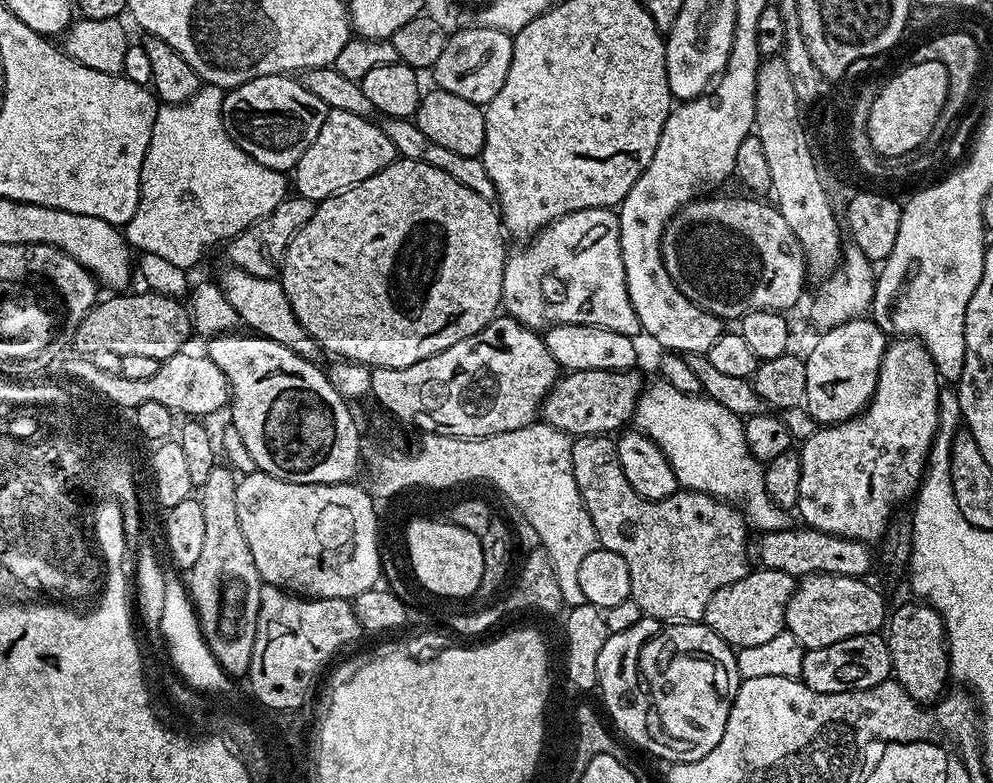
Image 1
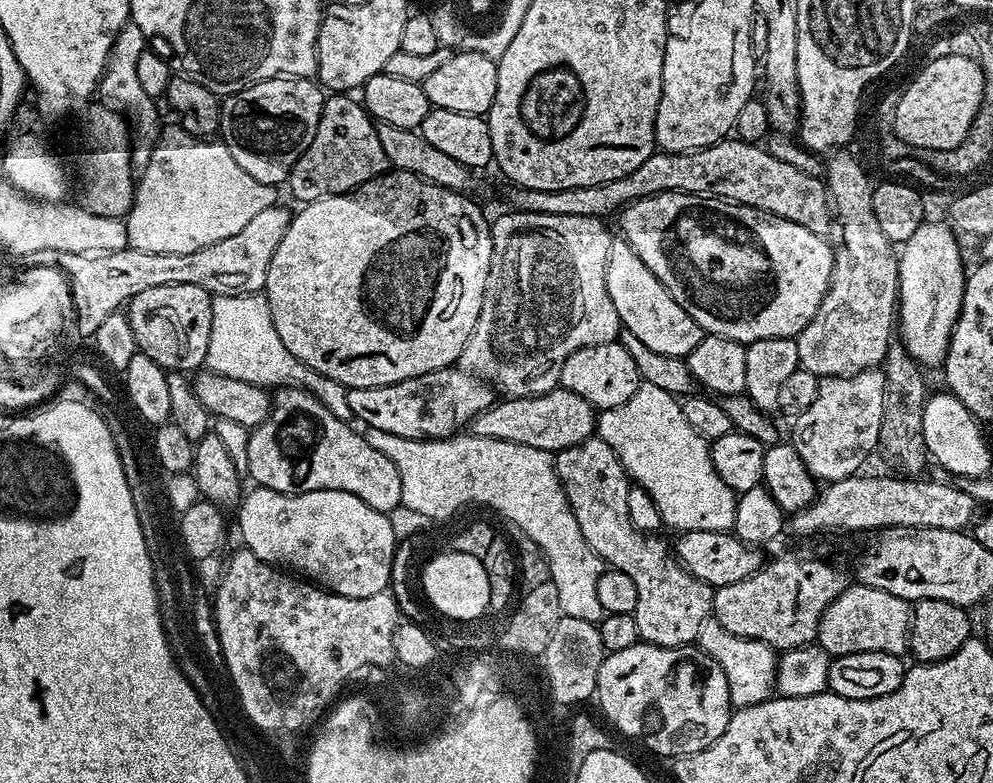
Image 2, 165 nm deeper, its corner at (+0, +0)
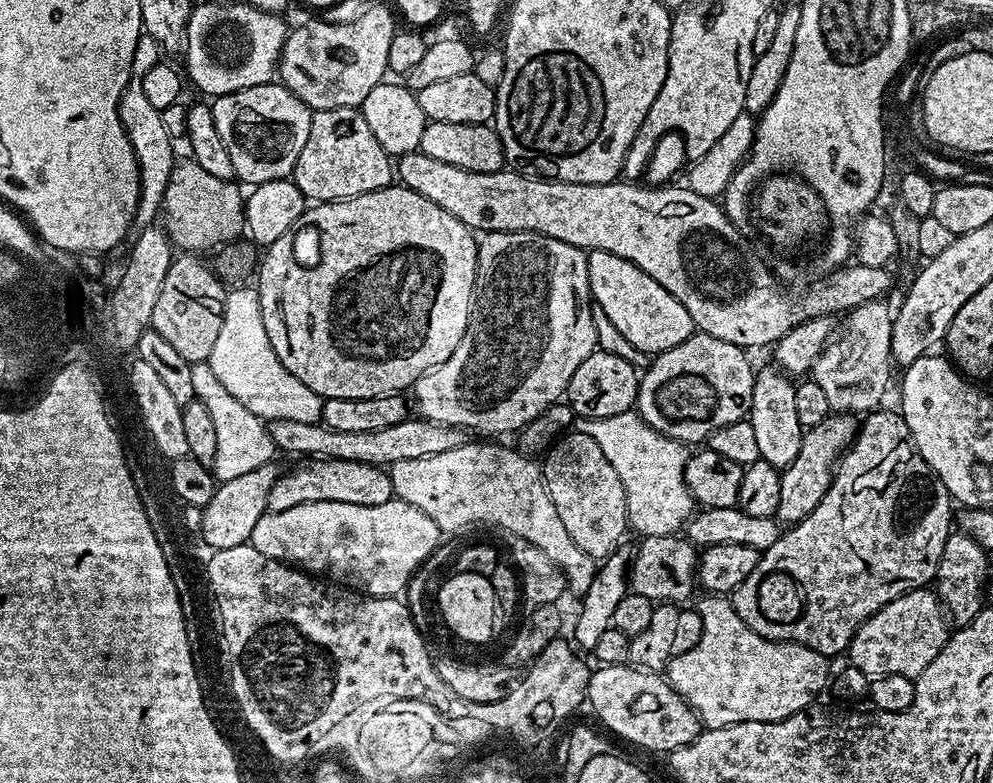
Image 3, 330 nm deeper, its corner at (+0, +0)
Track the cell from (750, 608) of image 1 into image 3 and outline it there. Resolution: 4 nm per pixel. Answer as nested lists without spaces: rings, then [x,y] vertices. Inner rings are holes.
[[[883,410],[870,411],[863,417],[859,425],[856,438],[848,445],[848,451],[840,457],[835,472],[832,473],[832,481],[822,494],[822,502],[814,506],[814,510],[805,520],[797,520],[787,530],[781,531],[780,540],[774,542],[774,546],[763,549],[758,566],[750,573],[750,578],[737,586],[731,593],[730,599],[738,618],[750,626],[758,634],[762,634],[767,640],[779,640],[793,644],[805,644],[807,648],[818,650],[826,657],[835,658],[836,655],[847,653],[854,634],[882,606],[894,602],[903,592],[913,592],[915,588],[931,585],[936,578],[938,562],[942,562],[942,546],[946,546],[949,532],[954,528],[954,501],[948,495],[946,486],[936,477],[936,471],[924,461],[922,454],[916,449],[916,442],[912,438],[912,432],[906,426],[903,415],[899,411],[882,412]]]

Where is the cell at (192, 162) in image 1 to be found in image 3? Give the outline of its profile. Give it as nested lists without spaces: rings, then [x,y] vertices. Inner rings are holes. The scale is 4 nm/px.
[[[181,159],[170,174],[162,209],[163,215],[168,215],[167,236],[172,244],[185,253],[200,254],[203,248],[215,249],[223,245],[240,227],[243,229],[246,224],[246,200],[243,195],[240,197],[235,186],[235,183],[222,178],[214,178],[214,174],[202,170],[202,166],[198,166],[195,160]]]

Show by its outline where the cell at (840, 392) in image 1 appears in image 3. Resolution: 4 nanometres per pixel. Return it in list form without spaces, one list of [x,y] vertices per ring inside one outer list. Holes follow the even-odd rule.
[[[829,414],[820,425],[814,425],[801,435],[798,458],[794,458],[794,462],[790,462],[790,466],[780,473],[780,497],[775,515],[777,521],[791,526],[797,520],[805,520],[814,506],[822,502],[822,494],[826,494],[830,486],[832,473],[840,457],[848,451],[848,445],[855,440],[857,431],[858,420],[855,415]]]

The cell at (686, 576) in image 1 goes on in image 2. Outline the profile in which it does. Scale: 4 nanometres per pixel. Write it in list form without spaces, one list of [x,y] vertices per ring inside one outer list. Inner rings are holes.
[[[593,434],[590,439],[578,442],[578,446],[555,453],[554,459],[560,485],[574,510],[574,518],[578,518],[582,538],[590,542],[590,550],[597,552],[608,568],[630,574],[634,590],[638,590],[634,615],[640,640],[671,648],[693,643],[702,622],[712,616],[714,589],[685,572],[663,535],[639,532],[630,522],[630,510],[626,510],[629,485],[624,484],[626,473],[614,450]]]

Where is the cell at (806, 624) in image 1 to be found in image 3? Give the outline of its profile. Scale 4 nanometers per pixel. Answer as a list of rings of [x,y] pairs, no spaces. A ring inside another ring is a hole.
[[[927,587],[903,592],[894,602],[882,606],[854,634],[846,656],[851,667],[862,670],[870,678],[886,675],[904,675],[915,678],[938,658],[950,635],[950,624],[939,596]]]

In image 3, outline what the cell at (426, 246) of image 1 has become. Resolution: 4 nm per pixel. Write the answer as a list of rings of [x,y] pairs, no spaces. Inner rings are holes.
[[[389,186],[382,190],[374,190],[366,194],[351,196],[345,200],[325,200],[316,202],[304,212],[305,225],[312,225],[321,234],[321,260],[313,268],[303,268],[292,253],[291,235],[284,235],[263,249],[264,261],[259,261],[260,309],[262,310],[262,326],[266,326],[266,338],[270,338],[270,346],[274,346],[274,354],[286,366],[290,374],[297,376],[302,386],[310,386],[314,394],[325,401],[330,398],[378,398],[403,393],[403,388],[411,389],[417,378],[432,368],[437,368],[454,350],[458,350],[458,342],[462,342],[462,334],[468,329],[468,319],[472,317],[472,306],[476,295],[476,250],[477,237],[473,229],[467,228],[454,214],[446,214],[442,206],[434,206],[430,198],[422,198],[414,190],[403,186]]]

